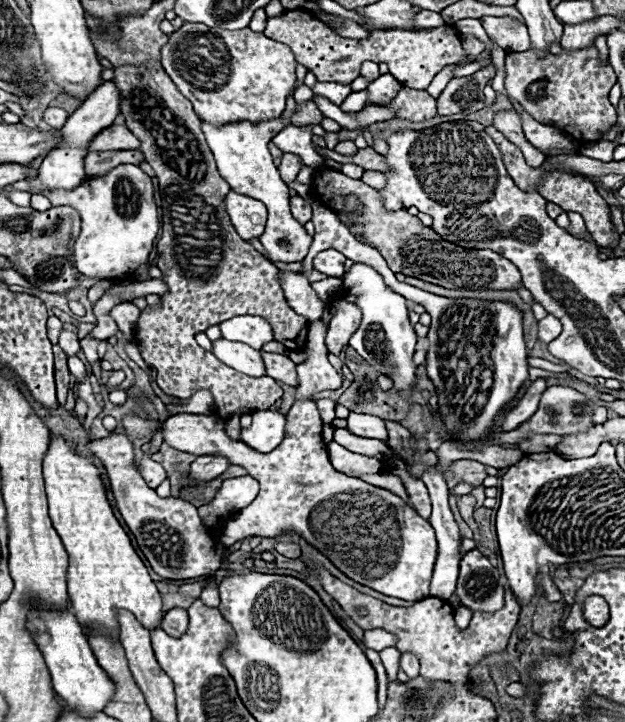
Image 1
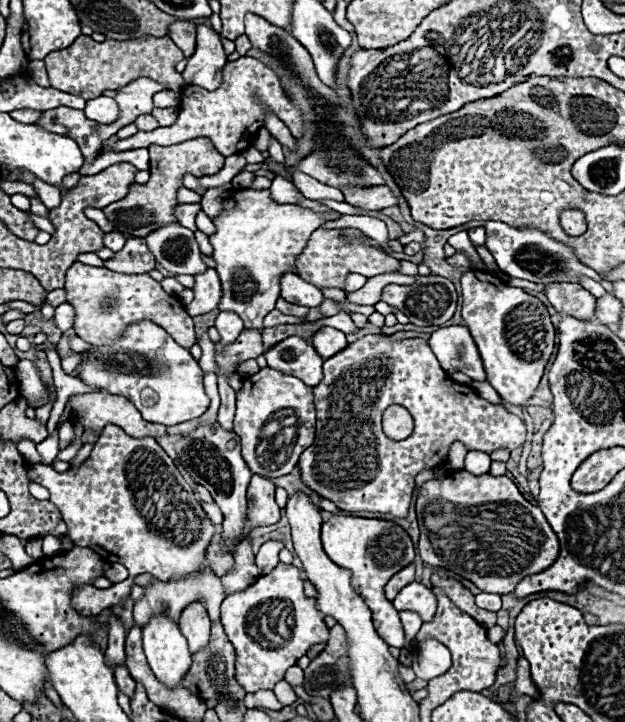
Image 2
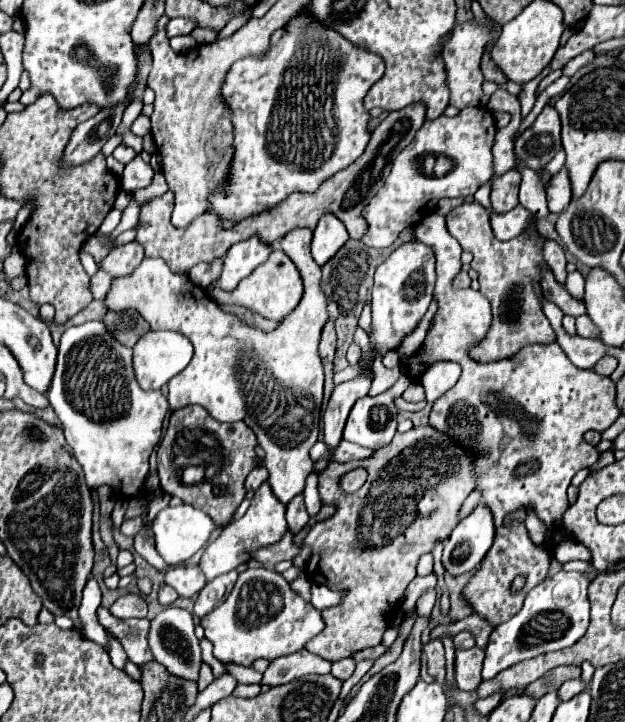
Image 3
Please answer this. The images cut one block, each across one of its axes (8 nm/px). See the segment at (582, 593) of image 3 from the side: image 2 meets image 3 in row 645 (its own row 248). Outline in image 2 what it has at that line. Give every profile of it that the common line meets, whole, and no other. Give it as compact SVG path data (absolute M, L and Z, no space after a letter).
M494 220L486 222L484 228L486 228L486 248L492 252L500 270L512 278L530 280L536 284L550 284L550 282L580 282L580 278L586 276L596 282L602 282L600 274L582 264L576 258L574 250L570 250L570 246L550 238L546 232L538 228L516 228Z

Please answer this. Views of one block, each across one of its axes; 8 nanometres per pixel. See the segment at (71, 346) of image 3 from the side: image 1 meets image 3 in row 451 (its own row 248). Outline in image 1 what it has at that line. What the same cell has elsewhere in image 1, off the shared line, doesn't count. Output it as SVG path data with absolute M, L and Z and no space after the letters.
M124 164L114 170L110 170L106 176L98 178L88 178L78 190L70 192L46 192L42 190L40 194L48 196L54 206L74 206L80 216L82 216L82 232L78 240L72 246L74 252L74 266L80 270L84 276L94 276L100 280L110 280L110 278L120 278L126 274L134 274L140 264L148 262L148 254L154 248L154 240L160 230L160 218L154 202L154 186L152 178L142 172L140 166L136 164Z

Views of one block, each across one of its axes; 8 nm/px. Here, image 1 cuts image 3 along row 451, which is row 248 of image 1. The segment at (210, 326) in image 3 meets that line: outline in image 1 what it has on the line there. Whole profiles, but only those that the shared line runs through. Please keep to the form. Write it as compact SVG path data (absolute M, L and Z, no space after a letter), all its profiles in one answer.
M278 120L270 122L260 122L260 124L246 124L246 122L236 122L236 124L226 124L222 128L214 128L206 122L202 122L202 130L206 134L206 142L216 158L218 172L226 178L232 190L238 190L238 194L246 194L252 198L258 198L260 202L266 204L268 208L268 222L266 230L260 236L260 242L264 250L268 252L268 258L272 262L302 262L310 250L312 236L304 230L304 226L292 216L288 200L290 200L290 190L282 182L278 168L272 162L272 156L268 152L268 142L284 128L286 124Z

